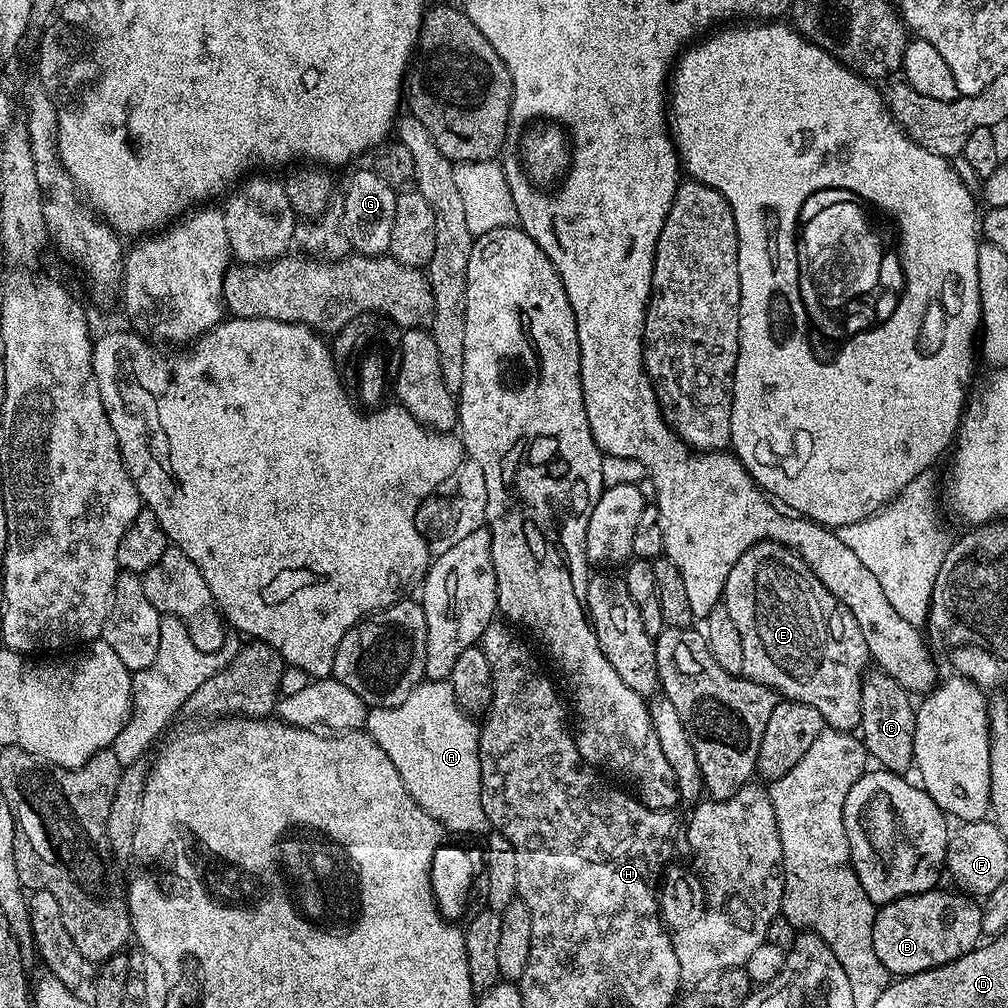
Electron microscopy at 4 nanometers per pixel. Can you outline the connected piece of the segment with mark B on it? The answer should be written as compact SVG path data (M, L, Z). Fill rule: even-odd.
M940 891L903 896L877 907L872 927L874 954L878 954L878 962L882 962L893 977L914 975L943 964L953 964L981 943L981 905L959 891Z

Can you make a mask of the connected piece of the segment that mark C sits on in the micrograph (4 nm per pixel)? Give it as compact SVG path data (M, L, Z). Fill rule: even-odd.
M871 670L864 676L858 688L858 694L862 698L862 714L860 715L860 728L862 729L862 739L864 748L868 751L869 757L876 760L881 769L886 772L897 774L907 773L907 768L911 769L914 764L914 726L916 725L916 710L913 697L903 688L903 686L890 674L879 670Z

